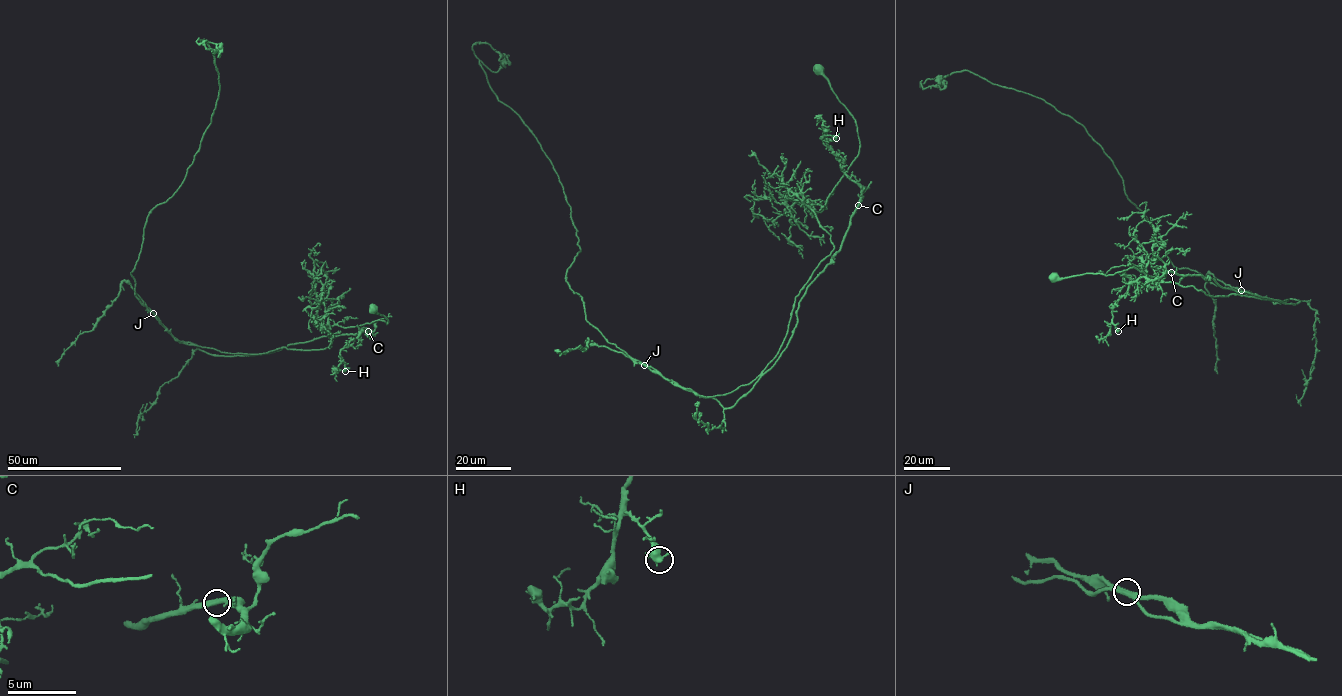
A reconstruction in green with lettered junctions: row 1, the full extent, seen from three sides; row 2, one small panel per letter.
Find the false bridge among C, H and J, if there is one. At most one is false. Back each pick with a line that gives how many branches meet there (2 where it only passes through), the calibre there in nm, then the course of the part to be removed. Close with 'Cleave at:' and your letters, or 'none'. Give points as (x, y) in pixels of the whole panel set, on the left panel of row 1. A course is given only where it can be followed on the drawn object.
J: 2 branches meet; 440 nm thick; foreign part runs (153, 313), (176, 340), (229, 356), (371, 330), (370, 335), (364, 327), (341, 350), (336, 373), (333, 365)
Cleave at: J

